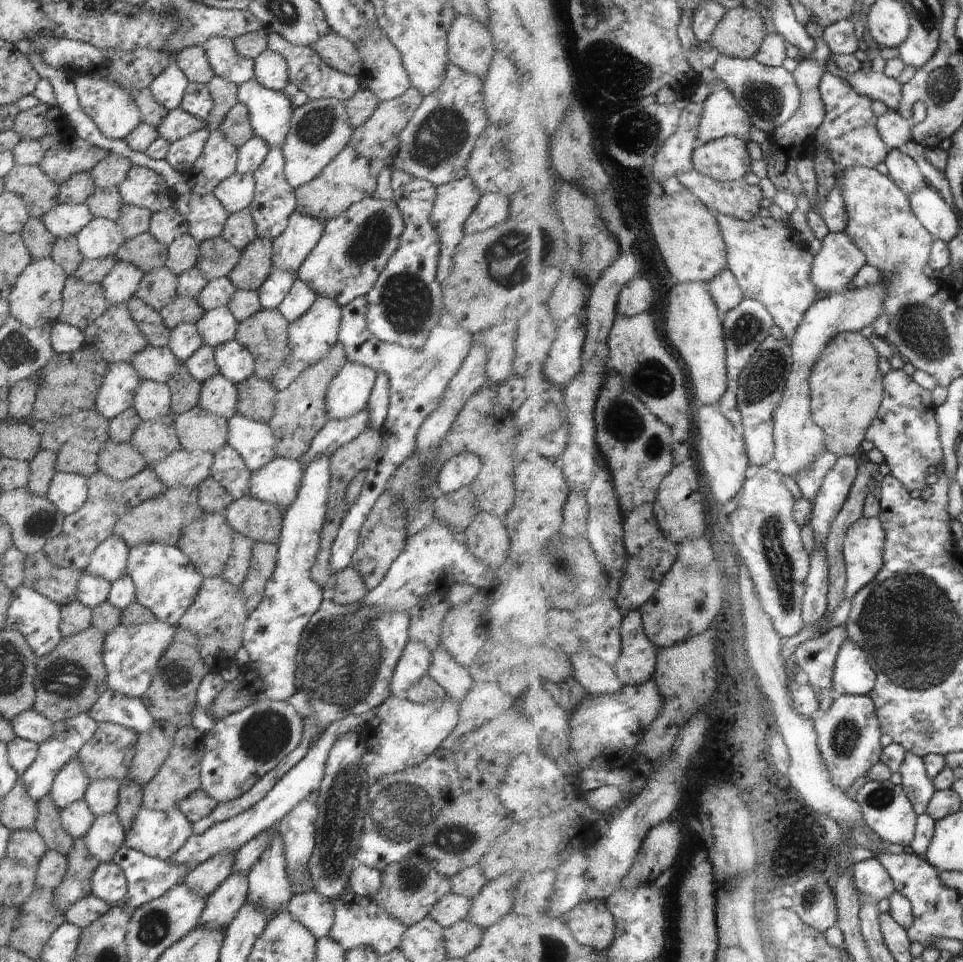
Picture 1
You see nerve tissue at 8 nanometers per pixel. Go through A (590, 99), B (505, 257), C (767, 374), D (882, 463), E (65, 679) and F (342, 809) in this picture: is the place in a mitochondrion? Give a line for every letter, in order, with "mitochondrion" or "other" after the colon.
A: other
B: mitochondrion
C: mitochondrion
D: other
E: mitochondrion
F: mitochondrion

